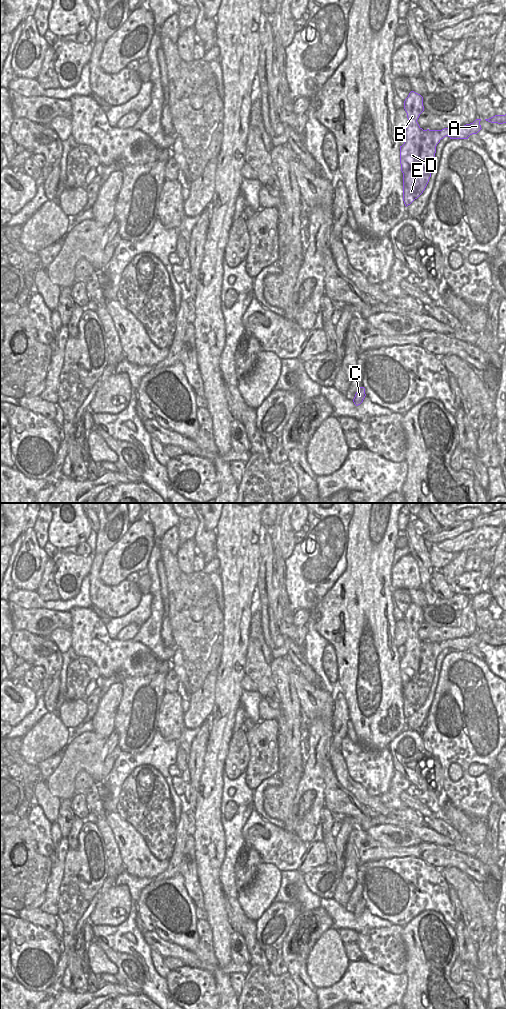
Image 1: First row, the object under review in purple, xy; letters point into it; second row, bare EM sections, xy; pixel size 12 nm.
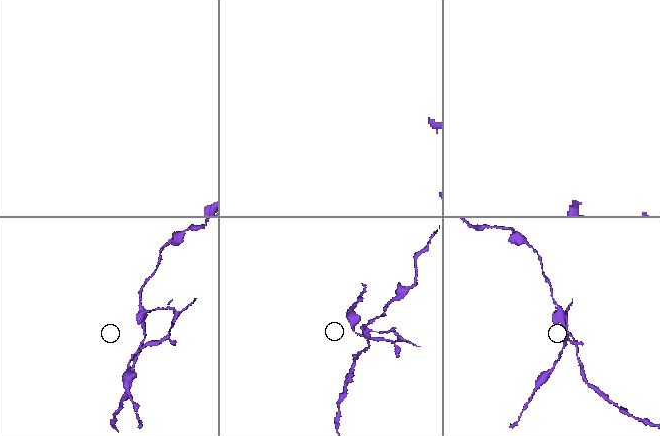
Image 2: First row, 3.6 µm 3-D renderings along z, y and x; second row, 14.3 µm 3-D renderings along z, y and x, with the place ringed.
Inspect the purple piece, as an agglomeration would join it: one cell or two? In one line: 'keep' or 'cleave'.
cleave

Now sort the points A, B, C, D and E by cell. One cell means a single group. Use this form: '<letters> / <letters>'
A C / B D E

